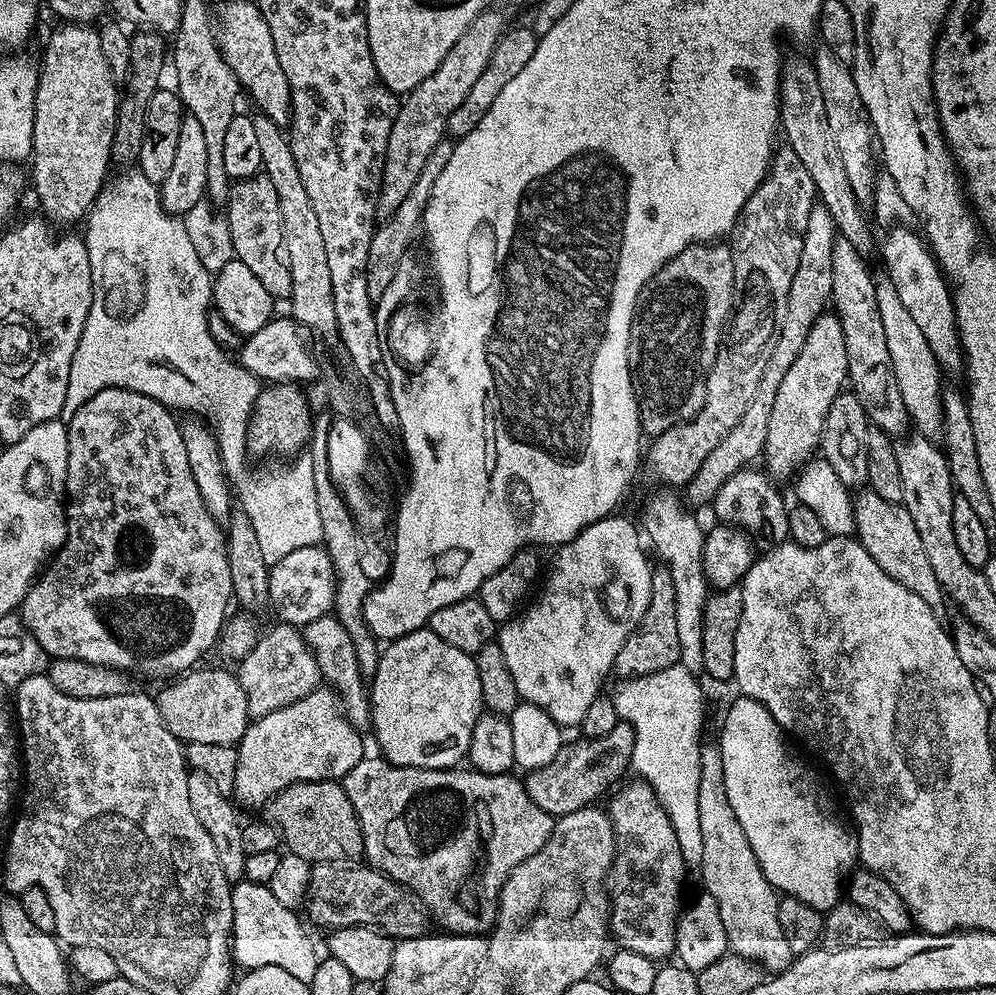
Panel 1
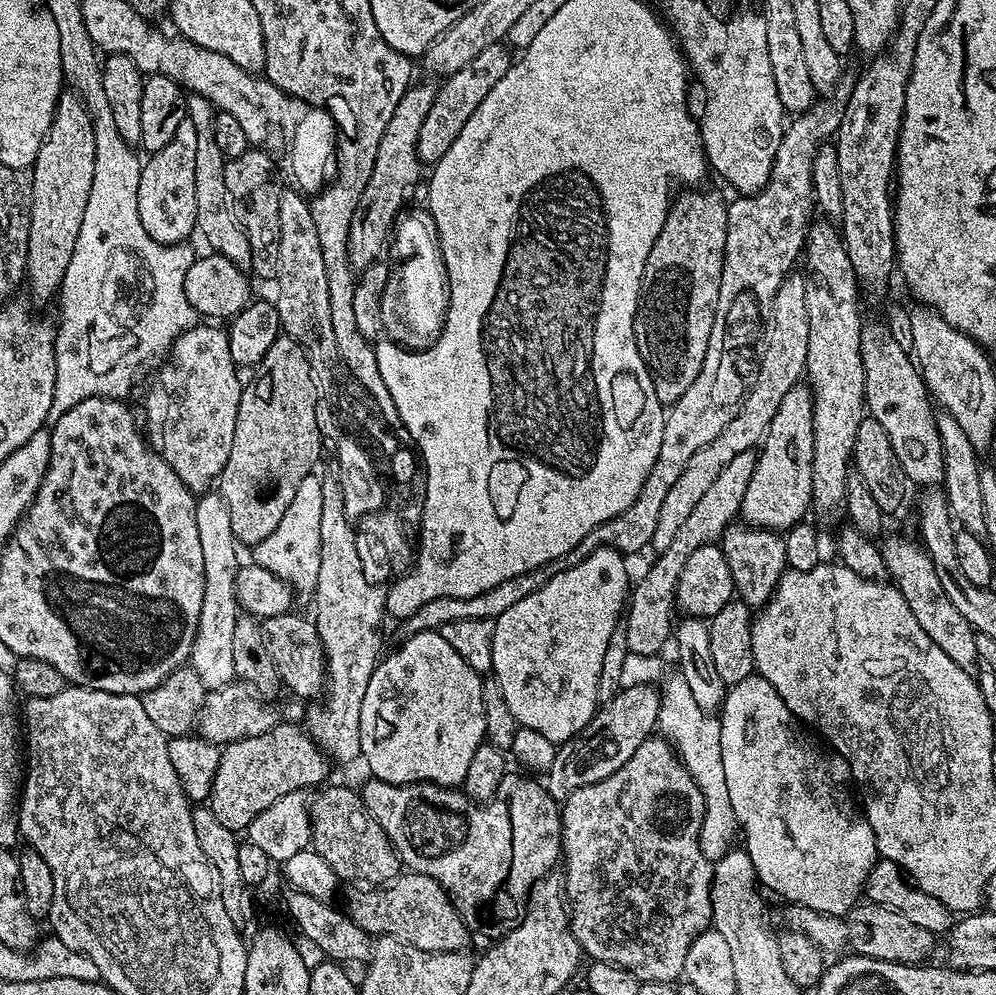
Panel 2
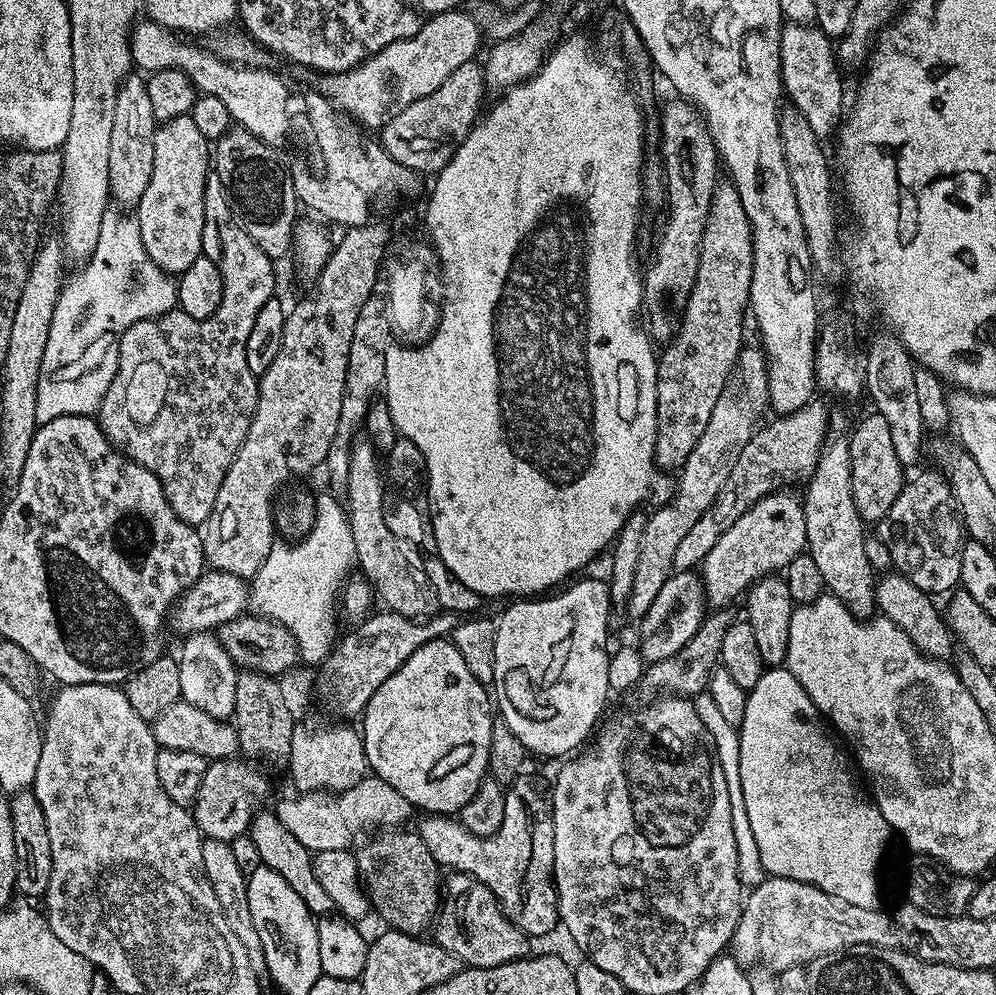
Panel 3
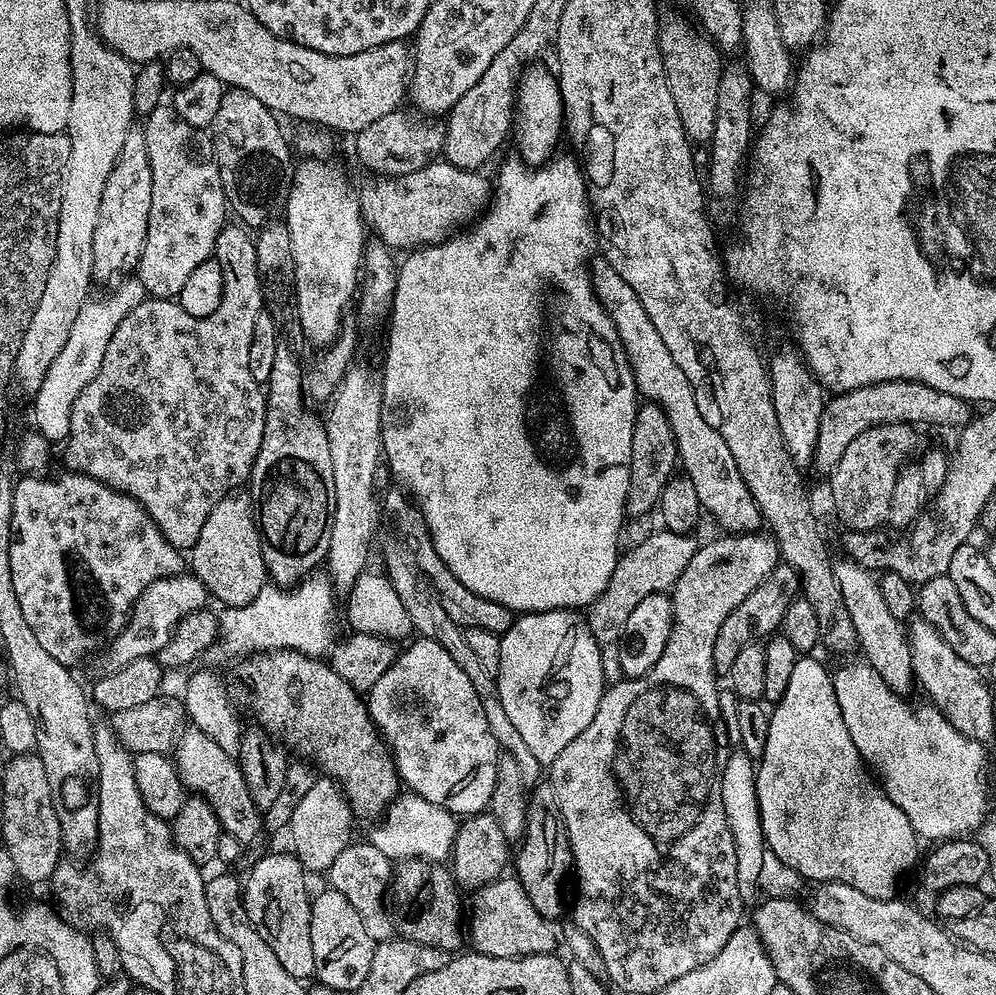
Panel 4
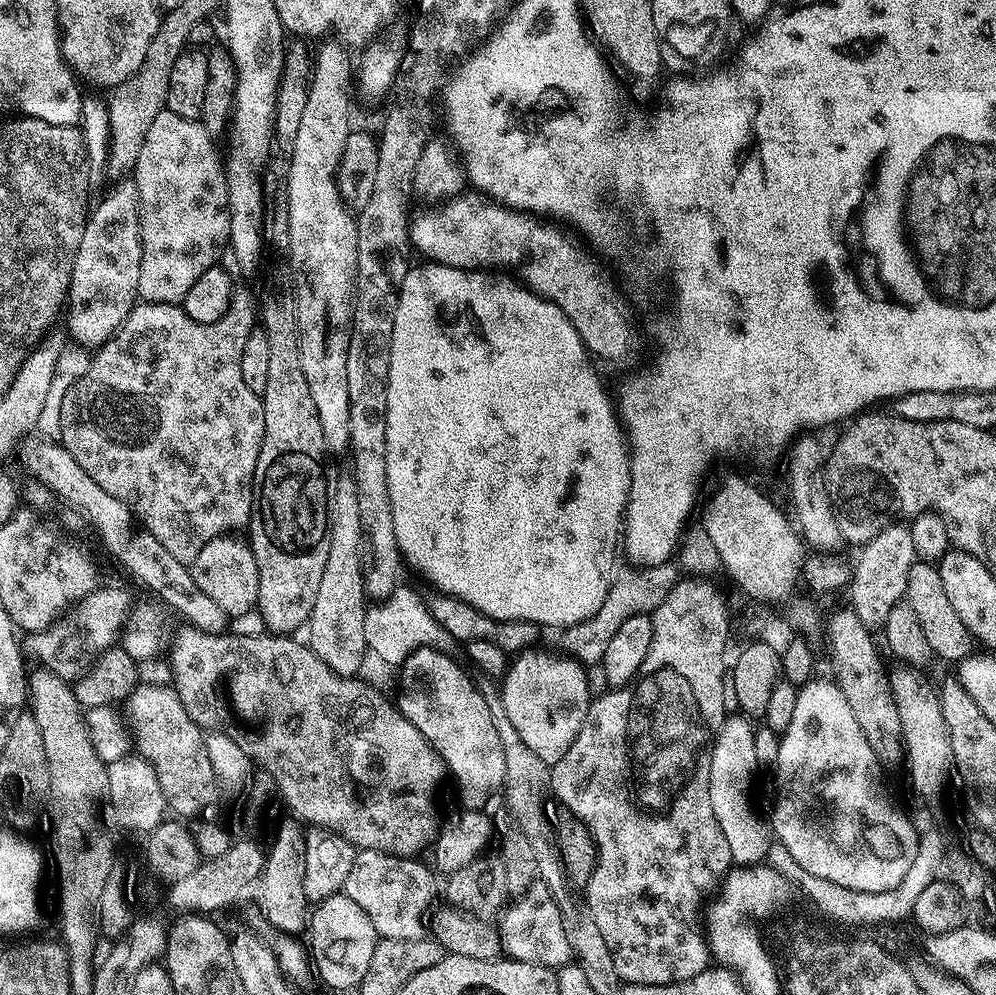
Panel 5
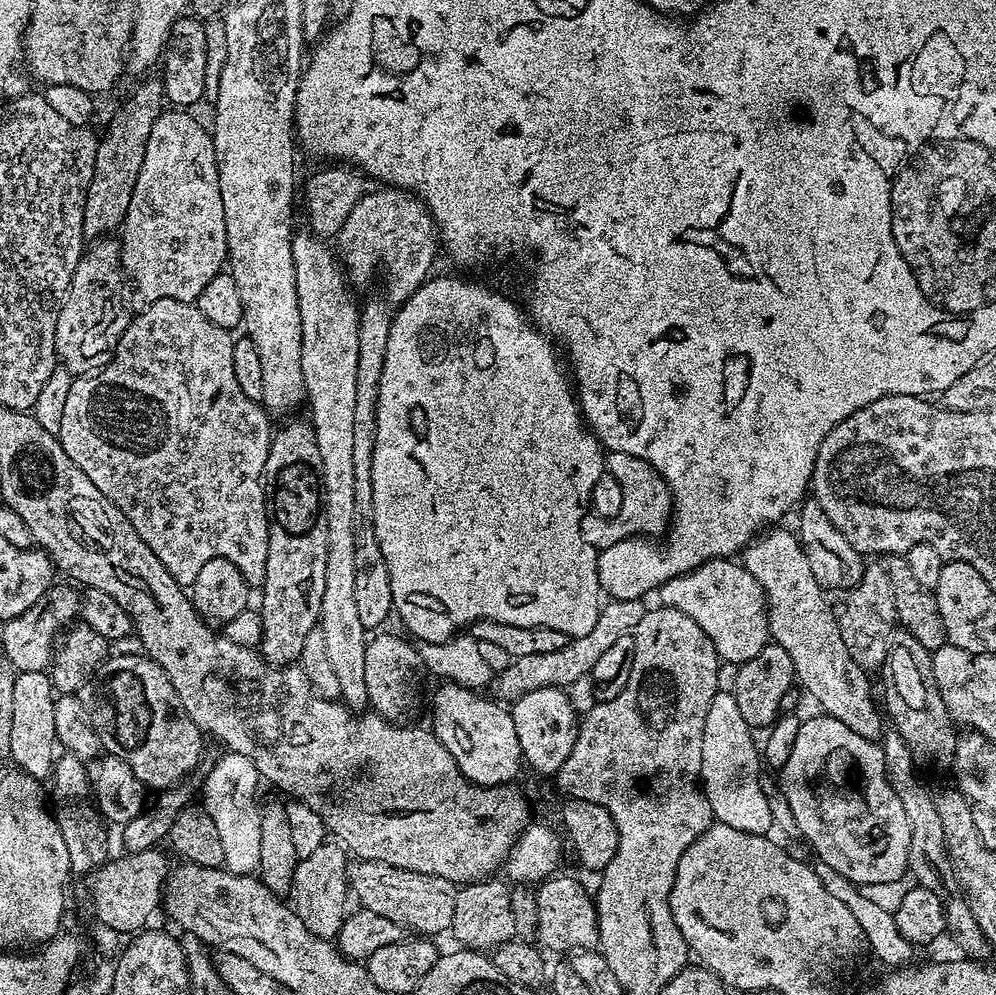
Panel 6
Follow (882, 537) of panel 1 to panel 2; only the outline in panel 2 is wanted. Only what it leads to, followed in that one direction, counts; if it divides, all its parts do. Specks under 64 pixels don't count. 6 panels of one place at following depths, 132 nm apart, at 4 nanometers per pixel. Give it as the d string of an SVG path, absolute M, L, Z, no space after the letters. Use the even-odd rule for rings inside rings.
M896 534L888 537L884 542L881 541L880 547L889 579L906 598L906 606L910 606L914 618L918 618L918 626L926 630L930 642L935 642L957 666L962 666L962 670L972 672L975 664L980 660L976 641L978 634L970 626L970 622L966 622L966 618L958 614L954 602L950 602L942 582L938 579L933 560L917 541L914 542Z

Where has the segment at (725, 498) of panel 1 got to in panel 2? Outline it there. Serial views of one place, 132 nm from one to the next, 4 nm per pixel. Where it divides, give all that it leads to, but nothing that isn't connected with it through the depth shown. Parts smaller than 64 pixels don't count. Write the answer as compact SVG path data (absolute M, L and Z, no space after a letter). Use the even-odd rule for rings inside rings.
M733 522L723 532L720 545L727 554L727 566L731 568L735 595L753 610L764 607L781 580L781 574L788 568L783 535L773 529L754 528Z

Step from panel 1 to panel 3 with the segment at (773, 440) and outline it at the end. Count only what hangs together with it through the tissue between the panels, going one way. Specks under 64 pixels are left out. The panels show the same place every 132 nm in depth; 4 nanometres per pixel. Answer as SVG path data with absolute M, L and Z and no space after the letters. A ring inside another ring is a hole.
M792 490L771 492L769 496L763 496L761 500L751 504L746 514L742 514L742 518L738 518L738 522L734 522L734 526L730 526L730 530L726 530L726 534L722 534L718 542L714 542L710 554L706 554L702 565L704 598L713 609L723 609L732 604L731 600L739 601L756 581L784 570L793 558L807 549L804 505L799 495L795 496L788 491Z

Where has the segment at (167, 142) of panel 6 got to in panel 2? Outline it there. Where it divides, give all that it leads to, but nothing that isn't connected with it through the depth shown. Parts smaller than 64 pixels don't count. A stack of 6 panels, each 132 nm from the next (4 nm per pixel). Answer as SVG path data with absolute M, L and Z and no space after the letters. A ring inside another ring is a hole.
M184 120L174 138L157 152L151 153L143 161L138 182L138 218L142 218L142 230L154 238L159 244L182 244L189 239L191 232L197 231L196 205L194 199L194 157L198 150L198 130L194 130L194 122Z

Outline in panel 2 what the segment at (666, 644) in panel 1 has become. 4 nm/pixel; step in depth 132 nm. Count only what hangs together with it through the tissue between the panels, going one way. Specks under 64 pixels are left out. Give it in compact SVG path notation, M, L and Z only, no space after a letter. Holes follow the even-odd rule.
M751 451L738 454L738 458L731 460L730 466L726 466L726 470L718 474L714 486L710 486L710 490L702 494L698 506L694 506L690 518L686 518L686 526L679 528L674 542L670 542L666 550L658 553L655 557L657 560L645 570L644 577L637 584L635 581L626 601L624 628L629 652L654 656L663 653L664 643L673 639L674 619L672 620L672 615L677 615L678 612L676 591L678 590L678 578L682 574L682 566L686 566L690 554L694 554L698 546L717 543L729 524L740 516L742 498L746 494L746 486L752 480L757 457L757 453Z

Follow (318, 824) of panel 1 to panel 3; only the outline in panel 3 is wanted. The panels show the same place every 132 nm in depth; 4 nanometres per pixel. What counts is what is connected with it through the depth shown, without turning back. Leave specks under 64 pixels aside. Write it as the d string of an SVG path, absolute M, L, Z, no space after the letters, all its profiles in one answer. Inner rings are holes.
M384 830L373 835L360 849L355 849L356 865L364 890L368 894L368 902L373 913L377 912L385 920L389 929L405 932L408 936L419 937L424 931L429 931L430 925L436 919L436 913L442 895L442 869L430 850L422 842L419 831Z

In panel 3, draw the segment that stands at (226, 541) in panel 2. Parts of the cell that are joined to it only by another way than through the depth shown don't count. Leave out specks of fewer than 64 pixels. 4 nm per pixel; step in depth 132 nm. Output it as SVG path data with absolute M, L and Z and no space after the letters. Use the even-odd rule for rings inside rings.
M211 631L196 632L187 637L178 651L178 686L180 699L198 710L206 710L215 720L228 720L234 710L234 690L238 669L236 663L226 654Z

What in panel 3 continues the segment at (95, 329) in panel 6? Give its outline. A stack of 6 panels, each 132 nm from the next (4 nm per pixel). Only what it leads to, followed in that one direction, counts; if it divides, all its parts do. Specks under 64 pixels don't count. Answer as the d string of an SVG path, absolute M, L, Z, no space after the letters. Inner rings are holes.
M130 74L118 86L118 103L114 106L114 127L110 133L110 186L111 199L116 200L121 209L135 209L136 203L146 194L146 186L150 186L150 174L154 174L154 134L158 123L154 116L153 103L150 102L147 79L140 74Z

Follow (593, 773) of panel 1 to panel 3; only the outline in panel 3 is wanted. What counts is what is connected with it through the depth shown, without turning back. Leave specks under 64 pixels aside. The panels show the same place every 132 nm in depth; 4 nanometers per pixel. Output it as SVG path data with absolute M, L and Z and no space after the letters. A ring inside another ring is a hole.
M723 608L707 613L702 626L678 654L659 660L645 669L640 679L641 686L652 692L665 692L685 698L693 698L703 693L709 687L714 669L719 665L722 640L726 636L726 630L735 623L736 614L733 614L732 610Z

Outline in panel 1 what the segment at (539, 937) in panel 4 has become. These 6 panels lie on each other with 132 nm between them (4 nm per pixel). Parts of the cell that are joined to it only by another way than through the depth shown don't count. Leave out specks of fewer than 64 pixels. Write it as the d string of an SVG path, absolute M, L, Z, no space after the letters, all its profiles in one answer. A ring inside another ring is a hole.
M322 862L312 864L312 873L308 883L308 895L306 897L306 909L308 916L323 930L334 928L354 928L357 926L371 926L386 936L396 940L409 940L415 936L425 935L427 924L430 924L430 917L425 909L424 903L419 900L403 884L397 884L382 872L376 871L371 866L365 866L360 862L341 862L331 864Z

